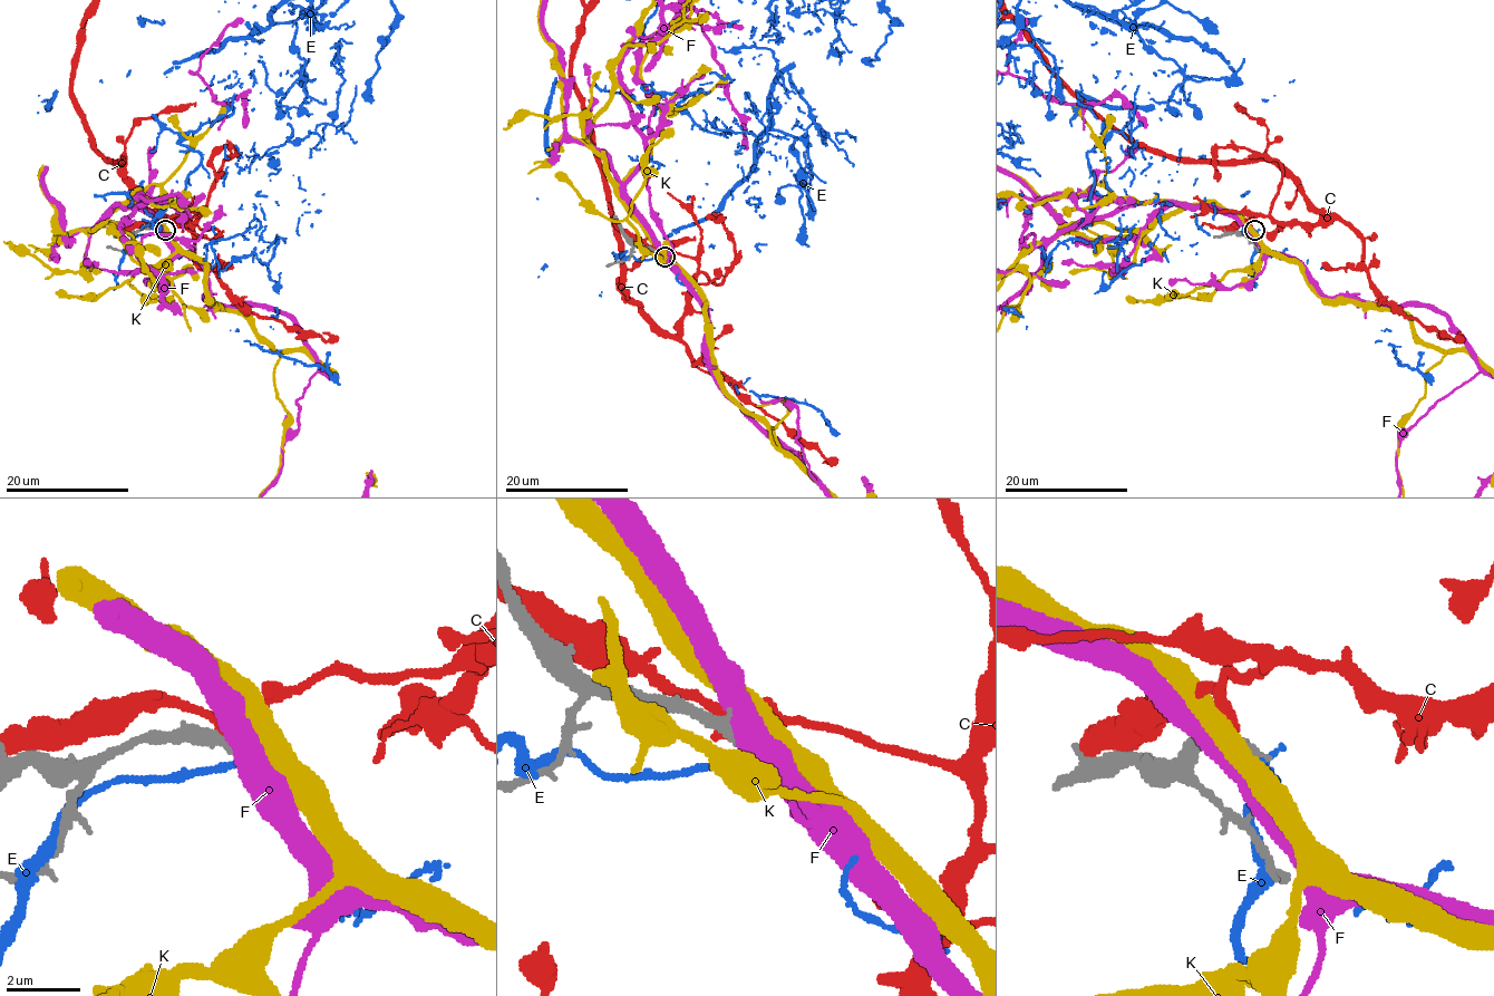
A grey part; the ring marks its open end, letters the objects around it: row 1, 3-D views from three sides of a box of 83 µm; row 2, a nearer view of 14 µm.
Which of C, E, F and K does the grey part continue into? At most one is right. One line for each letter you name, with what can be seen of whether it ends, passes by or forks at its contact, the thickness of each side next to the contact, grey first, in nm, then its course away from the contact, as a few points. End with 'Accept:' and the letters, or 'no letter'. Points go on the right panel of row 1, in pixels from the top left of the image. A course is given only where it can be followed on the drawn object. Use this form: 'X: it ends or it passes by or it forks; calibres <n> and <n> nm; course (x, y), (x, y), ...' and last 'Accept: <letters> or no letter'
Accept: no letter

